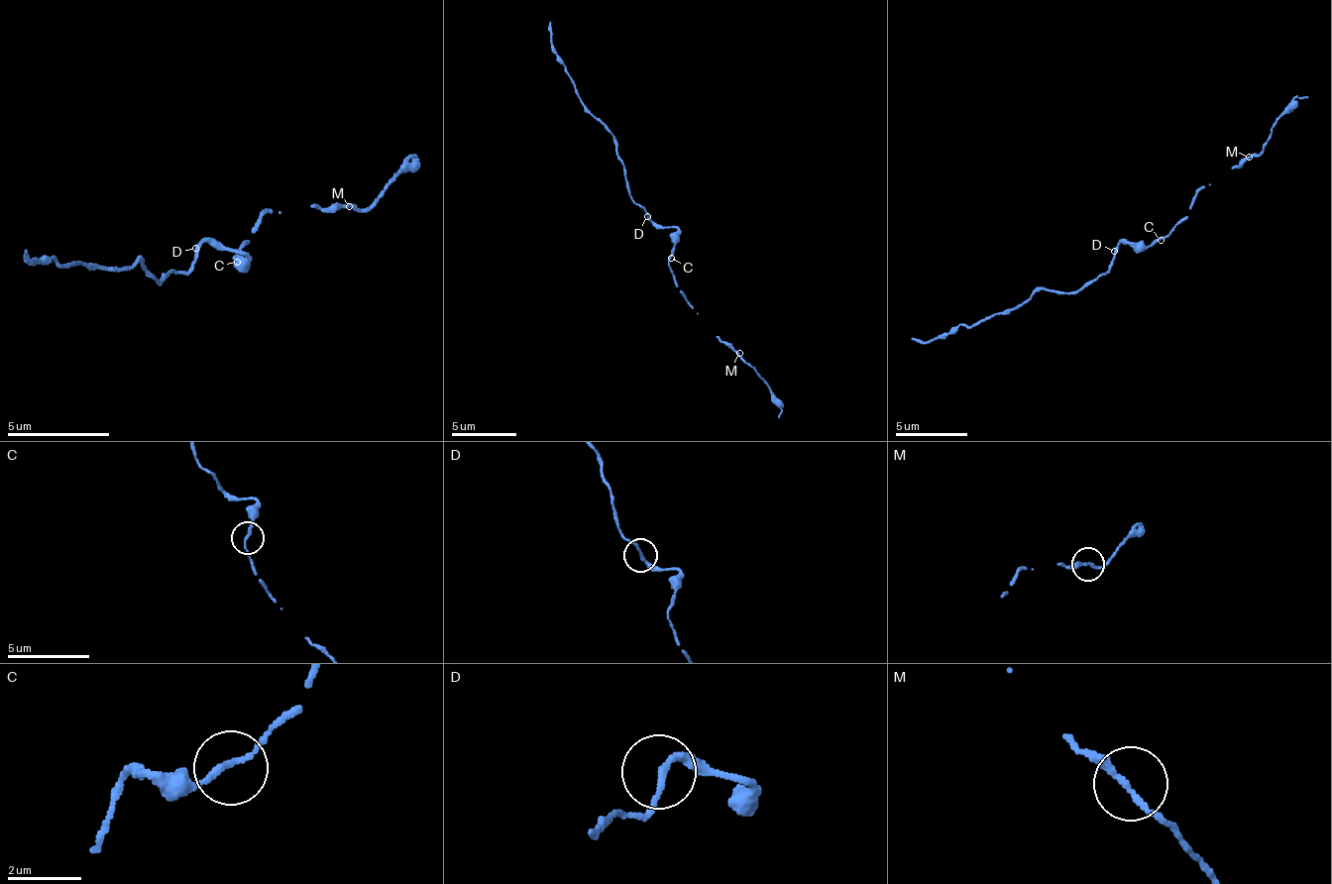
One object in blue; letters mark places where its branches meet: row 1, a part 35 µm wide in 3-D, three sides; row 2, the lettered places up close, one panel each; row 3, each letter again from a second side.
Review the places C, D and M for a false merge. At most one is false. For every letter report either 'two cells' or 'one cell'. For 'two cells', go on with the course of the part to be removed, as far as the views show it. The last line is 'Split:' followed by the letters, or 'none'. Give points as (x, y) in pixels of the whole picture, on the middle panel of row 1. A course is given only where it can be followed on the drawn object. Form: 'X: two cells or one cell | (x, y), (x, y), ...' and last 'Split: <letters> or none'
C: one cell
D: one cell
M: one cell
Split: none

